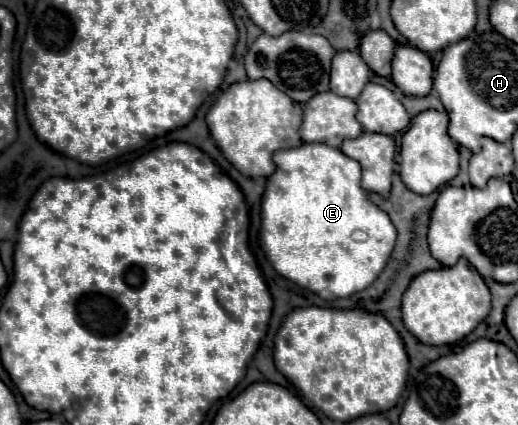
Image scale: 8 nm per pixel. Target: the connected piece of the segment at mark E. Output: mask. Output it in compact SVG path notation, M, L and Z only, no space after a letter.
M301 144L299 148L279 150L273 154L273 160L277 170L267 180L261 204L261 248L267 260L281 276L299 282L299 286L309 288L325 300L345 298L365 290L385 268L397 232L389 216L361 188L361 164L327 144Z

